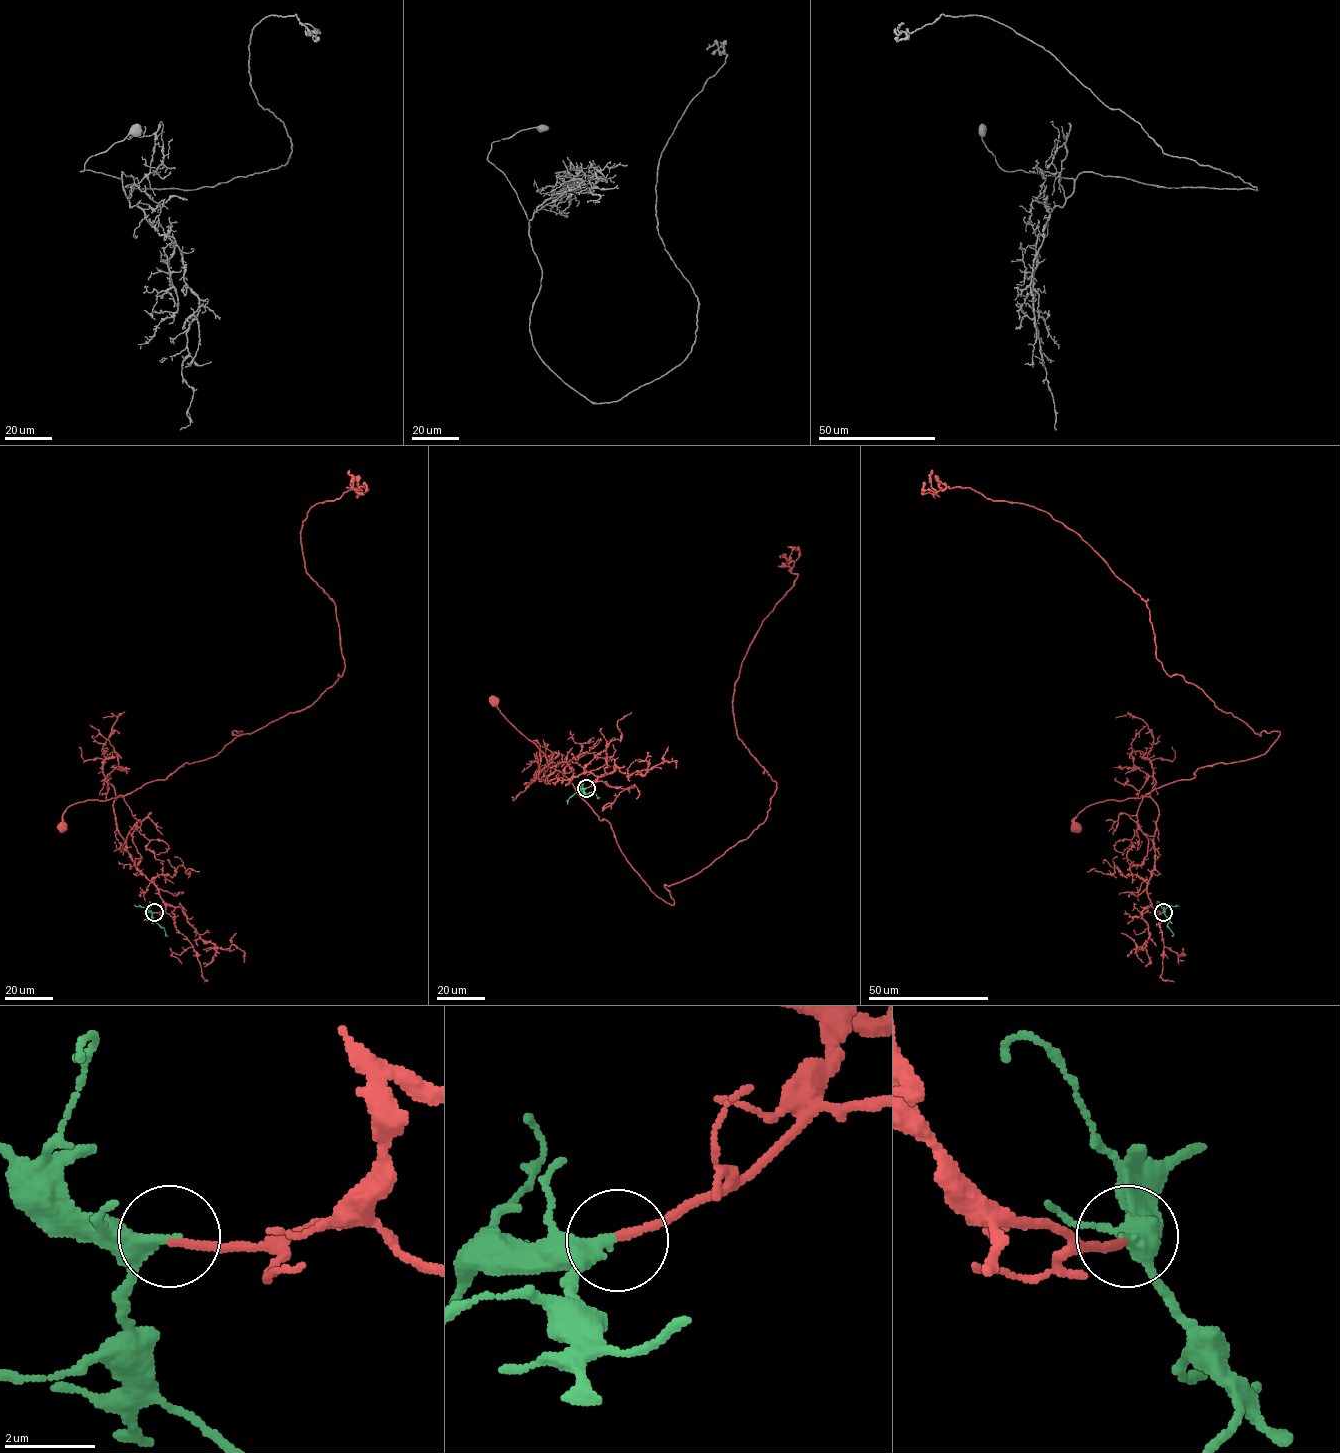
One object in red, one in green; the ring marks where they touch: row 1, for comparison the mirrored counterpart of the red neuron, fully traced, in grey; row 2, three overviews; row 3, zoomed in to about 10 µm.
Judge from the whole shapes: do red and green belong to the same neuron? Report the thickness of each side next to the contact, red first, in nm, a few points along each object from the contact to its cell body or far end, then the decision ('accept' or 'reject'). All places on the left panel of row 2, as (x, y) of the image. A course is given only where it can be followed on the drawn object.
180 nm thick on the red side, 360 nm on the other; red runs (154, 912), (165, 908), (164, 901), (135, 864), (117, 827), (113, 802), (123, 796), (72, 804), (62, 828); green runs (154, 912), (152, 919), (167, 936); accept

